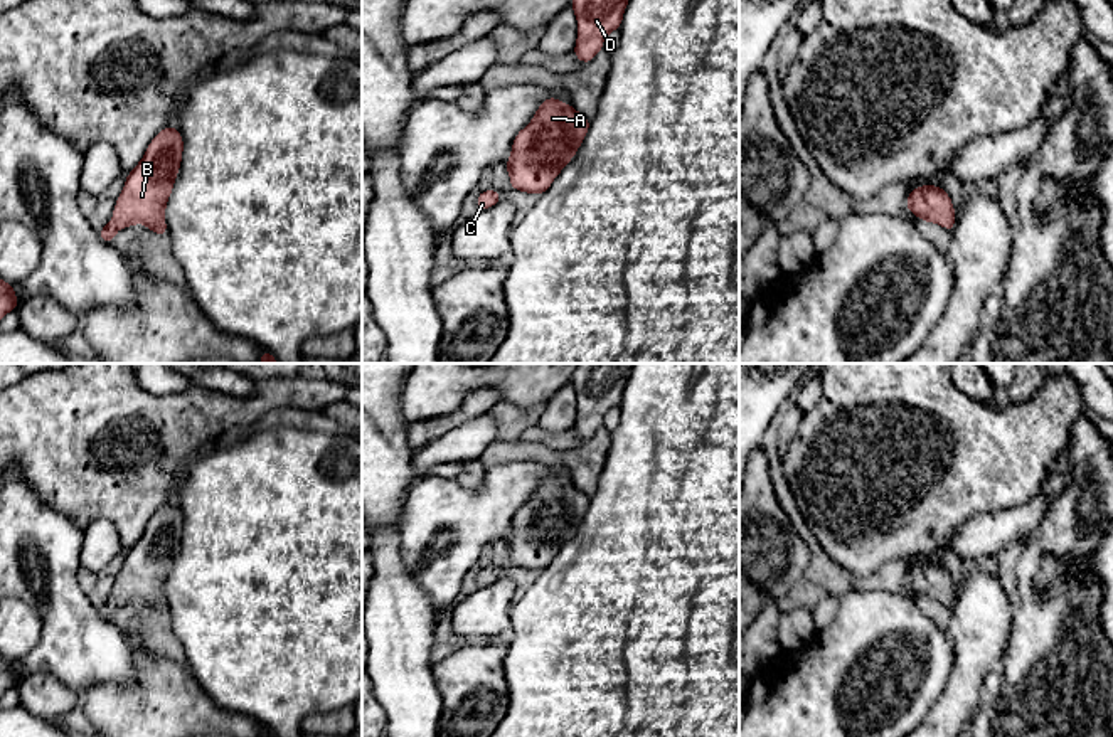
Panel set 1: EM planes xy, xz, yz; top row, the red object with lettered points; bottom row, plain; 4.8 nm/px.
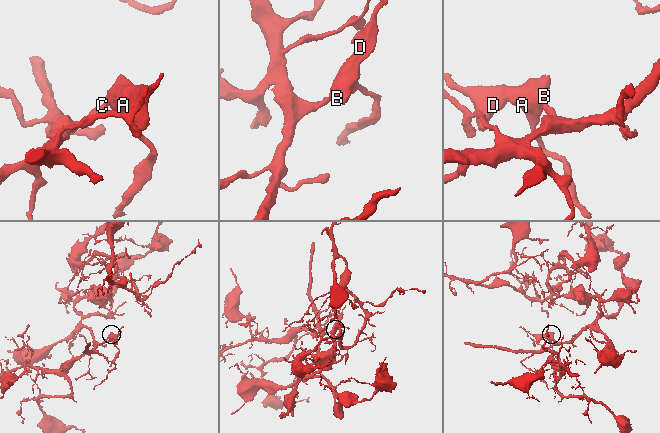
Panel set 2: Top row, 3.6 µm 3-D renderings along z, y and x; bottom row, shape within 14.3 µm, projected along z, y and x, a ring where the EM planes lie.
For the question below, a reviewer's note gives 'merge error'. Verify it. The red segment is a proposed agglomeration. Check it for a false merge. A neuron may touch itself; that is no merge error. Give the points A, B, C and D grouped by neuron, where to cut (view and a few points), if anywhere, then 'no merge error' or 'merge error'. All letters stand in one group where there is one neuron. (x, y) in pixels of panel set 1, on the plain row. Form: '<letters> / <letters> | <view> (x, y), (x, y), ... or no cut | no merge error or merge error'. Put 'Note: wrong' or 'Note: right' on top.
Note: wrong
A B C D | no cut | no merge error

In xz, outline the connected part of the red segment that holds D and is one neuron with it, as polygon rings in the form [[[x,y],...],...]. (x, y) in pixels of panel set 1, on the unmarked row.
[[[578,363],[571,385],[578,395],[578,417],[572,426],[588,441],[603,427],[604,414],[620,407],[633,363]]]

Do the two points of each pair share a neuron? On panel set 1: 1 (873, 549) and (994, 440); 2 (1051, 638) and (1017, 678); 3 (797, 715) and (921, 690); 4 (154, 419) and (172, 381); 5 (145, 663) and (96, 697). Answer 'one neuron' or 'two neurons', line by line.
1: one neuron
2: one neuron
3: one neuron
4: two neurons
5: one neuron

